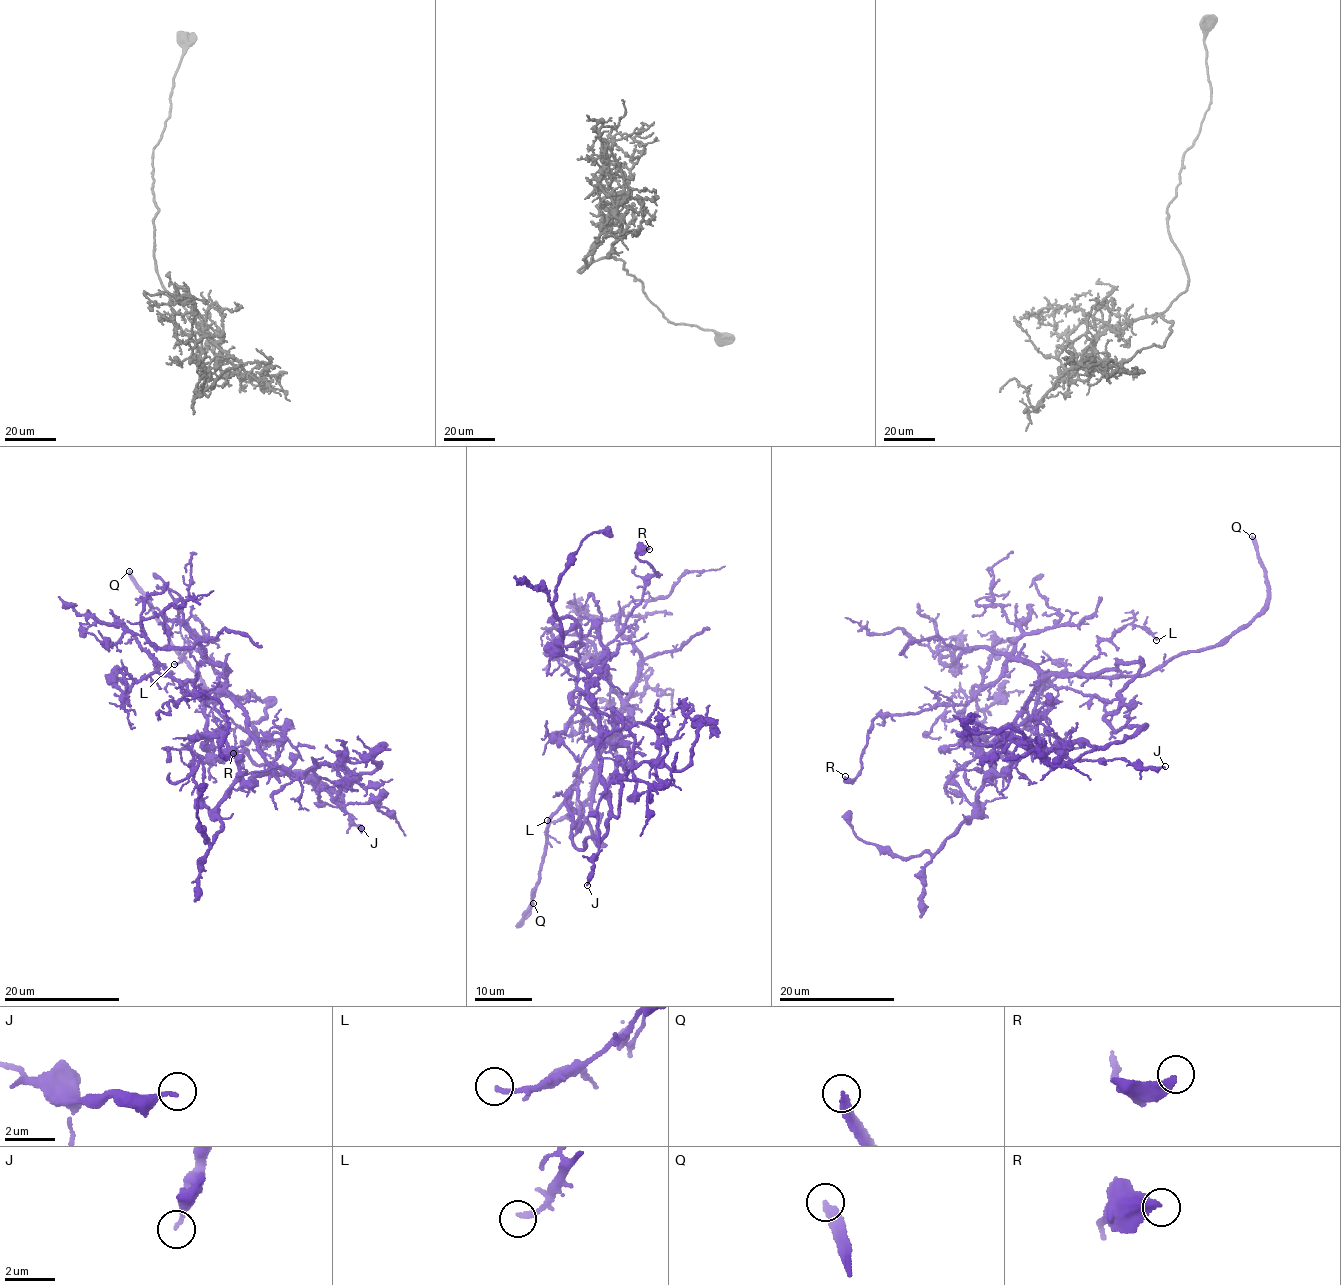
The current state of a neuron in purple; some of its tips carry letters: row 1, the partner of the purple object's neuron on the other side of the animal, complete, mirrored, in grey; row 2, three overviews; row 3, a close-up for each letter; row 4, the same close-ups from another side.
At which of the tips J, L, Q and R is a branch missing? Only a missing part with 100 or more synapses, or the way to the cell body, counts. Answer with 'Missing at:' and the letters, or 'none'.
Missing at: Q

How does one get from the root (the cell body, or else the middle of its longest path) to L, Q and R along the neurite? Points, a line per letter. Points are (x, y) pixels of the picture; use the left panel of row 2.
L: (205, 701), (221, 687), (226, 691), (218, 672), (204, 654), (188, 647), (174, 664)
Q: (205, 701), (223, 688), (204, 704), (201, 691), (207, 689), (199, 673), (172, 644), (129, 571)
R: (205, 701), (224, 685), (226, 671), (205, 662), (182, 689), (220, 703), (228, 726), (219, 751), (233, 753)

